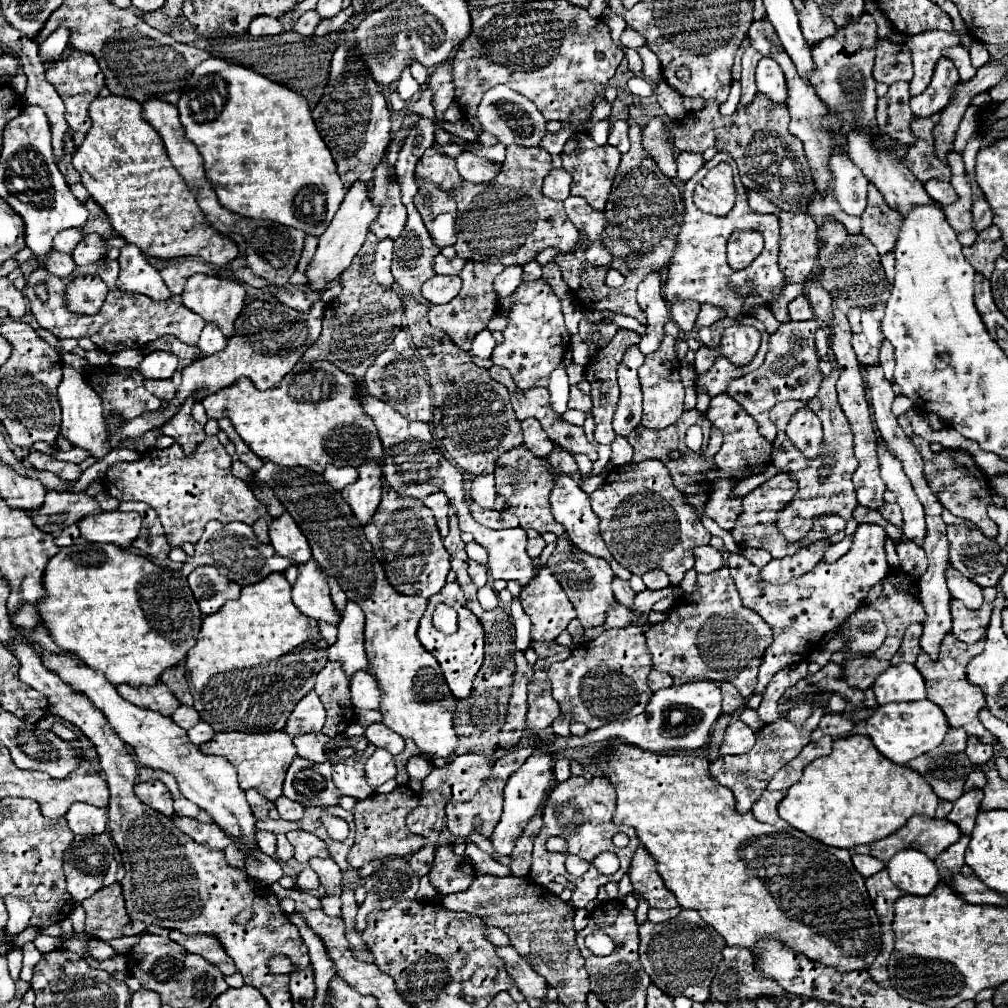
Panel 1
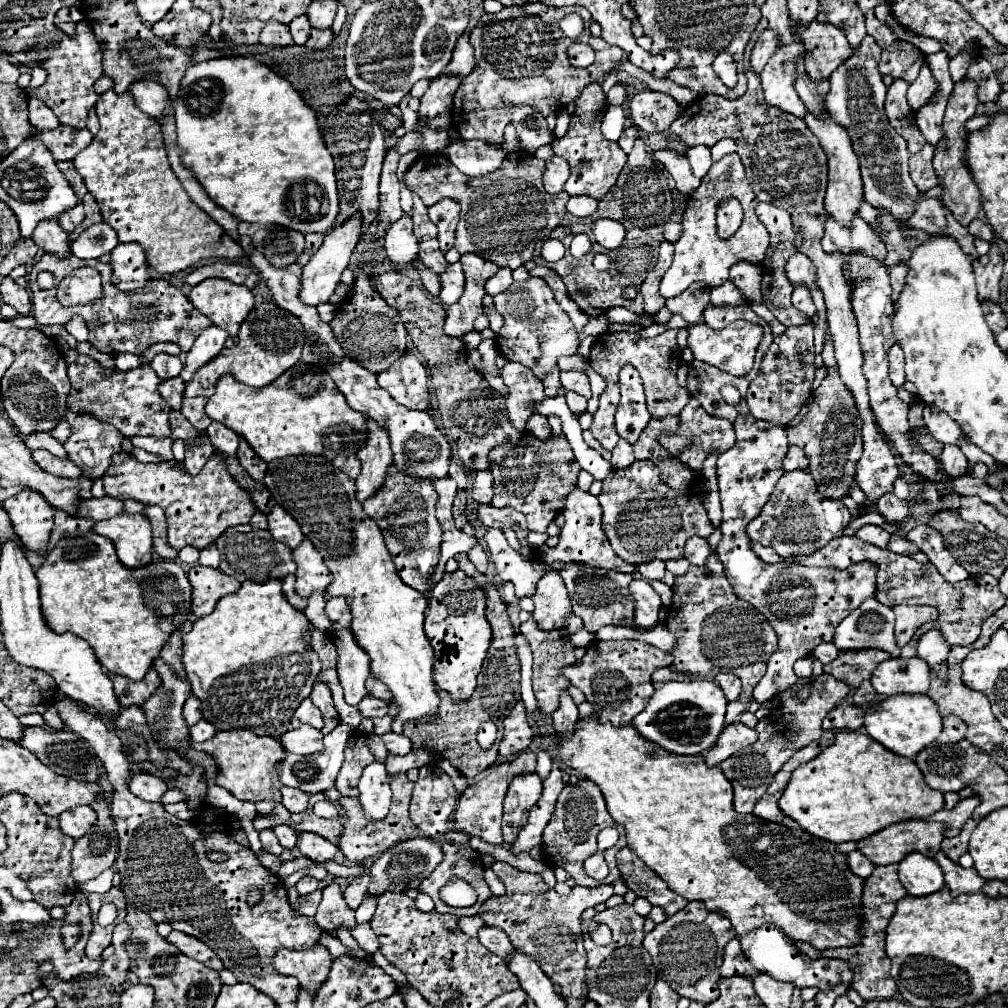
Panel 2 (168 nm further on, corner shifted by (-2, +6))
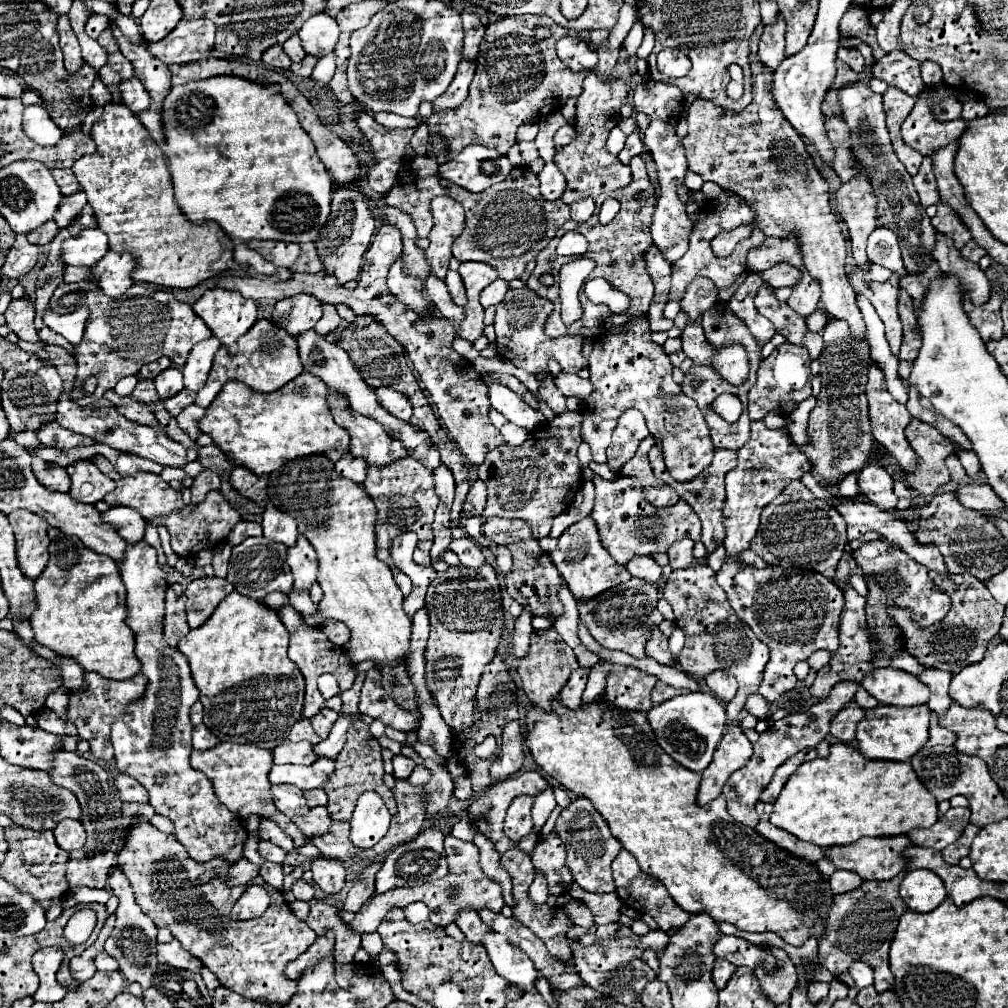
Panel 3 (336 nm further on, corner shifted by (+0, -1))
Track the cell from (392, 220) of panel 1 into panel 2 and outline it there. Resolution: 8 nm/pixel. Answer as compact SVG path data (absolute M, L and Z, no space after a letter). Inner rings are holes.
M402 214L400 220L392 222L384 232L384 248L392 262L400 268L408 266L418 254L418 240L412 234L412 220L408 214Z

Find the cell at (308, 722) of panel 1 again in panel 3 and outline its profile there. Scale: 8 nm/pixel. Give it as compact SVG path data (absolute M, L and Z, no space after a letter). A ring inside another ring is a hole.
M300 719L298 723L294 723L294 727L290 729L288 739L290 739L290 741L304 741L304 739L306 739L306 741L310 741L312 745L316 745L316 743L320 741L318 735L314 733L310 721L306 721L306 719Z

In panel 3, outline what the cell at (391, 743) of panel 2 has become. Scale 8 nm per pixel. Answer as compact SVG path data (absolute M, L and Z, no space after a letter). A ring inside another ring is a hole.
M396 755L396 757L394 757L394 777L396 777L396 779L406 781L406 779L412 775L414 767L416 767L416 763L414 763L412 759L408 759L408 757L404 757L404 755Z

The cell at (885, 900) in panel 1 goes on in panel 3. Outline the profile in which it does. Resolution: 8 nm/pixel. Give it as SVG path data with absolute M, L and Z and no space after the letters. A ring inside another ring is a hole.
M902 871L890 881L864 881L860 887L848 893L834 895L826 917L826 931L818 945L818 955L826 955L820 959L822 967L826 967L838 981L846 983L848 987L854 987L854 981L848 973L850 963L864 961L874 971L874 987L878 989L878 993L892 989L894 975L888 965L888 949L898 921L906 911L906 905L898 895L898 885L904 875L906 873Z

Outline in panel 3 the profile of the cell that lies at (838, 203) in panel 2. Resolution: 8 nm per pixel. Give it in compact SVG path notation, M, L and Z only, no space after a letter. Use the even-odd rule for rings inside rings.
M862 175L850 183L844 183L836 193L836 213L848 225L852 255L858 267L870 265L870 259L866 255L866 241L878 227L876 207L878 199L874 195L872 183Z

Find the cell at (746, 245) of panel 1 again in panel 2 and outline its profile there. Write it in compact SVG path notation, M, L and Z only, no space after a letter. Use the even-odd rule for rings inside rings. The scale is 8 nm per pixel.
M736 262L730 268L730 280L738 286L738 290L748 302L762 300L762 292L760 292L762 268L760 266L752 266L750 262Z

